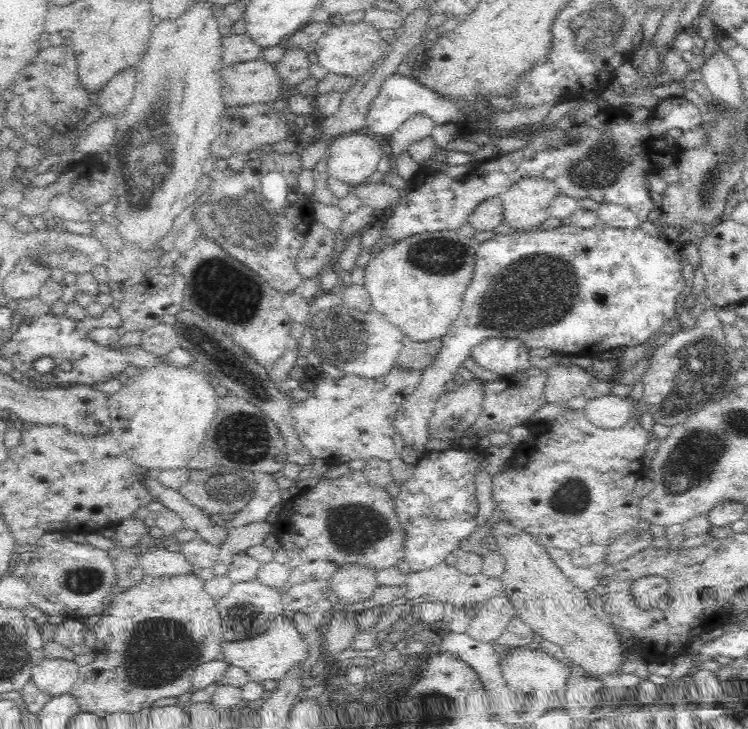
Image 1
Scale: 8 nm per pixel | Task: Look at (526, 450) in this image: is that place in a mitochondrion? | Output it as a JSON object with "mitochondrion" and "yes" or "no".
{"mitochondrion":"no"}

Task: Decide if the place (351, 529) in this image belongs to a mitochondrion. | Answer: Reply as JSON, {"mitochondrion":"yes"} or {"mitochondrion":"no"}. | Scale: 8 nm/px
{"mitochondrion":"yes"}

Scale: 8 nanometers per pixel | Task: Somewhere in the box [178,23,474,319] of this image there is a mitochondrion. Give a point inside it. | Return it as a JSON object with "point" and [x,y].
{"point":[240,220]}

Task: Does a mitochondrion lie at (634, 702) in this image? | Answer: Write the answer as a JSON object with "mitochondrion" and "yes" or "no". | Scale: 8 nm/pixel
{"mitochondrion":"no"}

